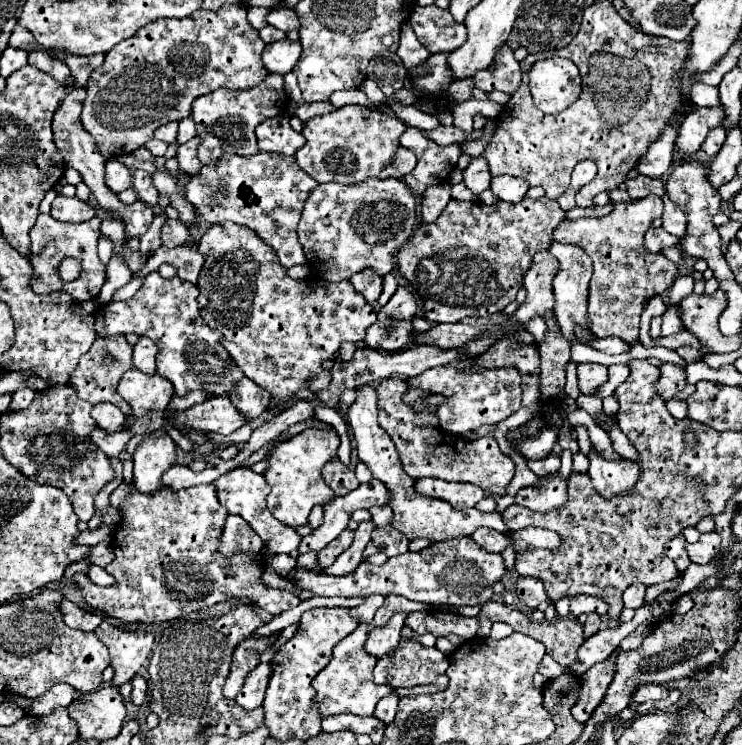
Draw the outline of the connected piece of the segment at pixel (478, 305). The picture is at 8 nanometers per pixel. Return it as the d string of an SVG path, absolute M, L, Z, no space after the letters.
M523 198L517 204L495 202L489 210L483 202L459 202L451 200L439 218L431 224L419 224L411 242L407 242L397 254L397 270L411 282L415 292L423 300L423 318L427 322L459 322L467 316L491 316L501 312L517 296L521 280L531 266L535 252L547 250L553 230L565 220L565 212L555 200L549 198Z

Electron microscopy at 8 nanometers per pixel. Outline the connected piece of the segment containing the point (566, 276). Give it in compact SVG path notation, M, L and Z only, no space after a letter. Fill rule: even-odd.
M551 242L549 252L559 260L561 270L557 272L555 280L553 280L553 294L555 294L555 316L559 320L559 328L561 334L573 344L573 342L581 342L575 336L575 326L581 326L583 330L589 330L589 318L587 318L587 294L589 294L589 280L591 280L591 272L593 266L587 258L587 254L581 252L581 248L577 246L569 246L569 244L559 244L559 242Z

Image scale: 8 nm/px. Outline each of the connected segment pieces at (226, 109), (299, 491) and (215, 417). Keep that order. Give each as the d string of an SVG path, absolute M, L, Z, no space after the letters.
M267 74L267 78L245 92L229 92L229 90L215 90L205 94L193 102L193 120L197 124L197 136L201 138L199 146L199 160L203 166L215 166L221 154L239 154L239 156L253 156L259 150L255 128L259 122L273 118L275 114L283 114L287 108L287 94L283 90L283 76Z
M307 428L297 436L291 436L289 440L281 442L275 452L271 452L265 462L267 470L263 472L267 484L271 486L271 492L267 496L267 508L269 512L287 526L299 526L307 524L309 512L315 504L329 504L333 500L333 490L325 484L321 476L321 468L325 462L333 460L337 456L339 448L339 436L335 430L319 430L319 428Z
M211 398L185 412L175 412L175 418L167 420L167 426L185 424L187 428L193 430L231 434L237 428L241 428L245 422L247 418L229 402L229 398Z

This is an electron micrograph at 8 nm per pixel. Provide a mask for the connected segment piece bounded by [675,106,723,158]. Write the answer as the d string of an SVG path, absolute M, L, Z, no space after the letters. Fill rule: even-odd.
M699 108L685 116L679 138L675 142L675 158L693 158L701 148L707 132L723 124L723 108Z

